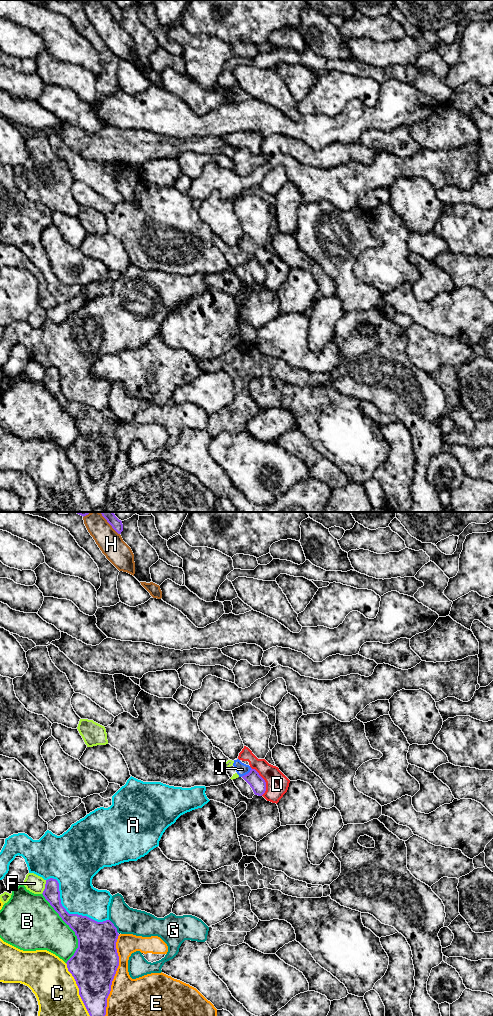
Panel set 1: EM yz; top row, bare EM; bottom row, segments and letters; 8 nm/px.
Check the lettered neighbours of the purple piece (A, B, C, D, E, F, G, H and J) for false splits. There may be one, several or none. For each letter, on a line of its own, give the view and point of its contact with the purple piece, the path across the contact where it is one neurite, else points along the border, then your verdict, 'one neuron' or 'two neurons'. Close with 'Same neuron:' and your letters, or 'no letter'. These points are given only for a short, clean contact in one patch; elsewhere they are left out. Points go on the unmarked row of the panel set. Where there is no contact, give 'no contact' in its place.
A: meets purple in yz at (66, 399); two neurons
B: meets purple in yz at (70, 415); two neurons
C: meets purple in yz at (79, 480); two neurons
D: meets purple in yz at (264, 269); two neurons
E: meets purple in yz at (113, 465); two neurons
F: meets purple in yz at (45, 375); two neurons
G: meets purple in yz at (114, 414); two neurons
H: meets purple in yz at (108, 10); two neurons
J: meets purple in yz at (246, 262); border along yz (251, 256), (241, 264); two neurons
Same neuron: no letter

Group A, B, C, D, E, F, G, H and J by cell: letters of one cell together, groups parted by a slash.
A / B / C / D / E F J / G / H

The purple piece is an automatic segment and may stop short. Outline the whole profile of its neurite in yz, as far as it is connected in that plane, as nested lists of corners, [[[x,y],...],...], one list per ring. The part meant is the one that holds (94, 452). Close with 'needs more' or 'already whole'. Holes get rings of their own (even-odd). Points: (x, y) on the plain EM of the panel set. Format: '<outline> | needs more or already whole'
[[[50,366],[46,368],[45,377],[42,382],[77,424],[78,436],[74,443],[67,449],[67,456],[76,469],[79,476],[79,483],[91,507],[93,509],[104,507],[107,486],[119,454],[119,444],[116,437],[116,430],[119,424],[117,416],[110,408],[97,410],[87,404],[69,402],[61,392],[59,371],[56,367]]] | already whole

